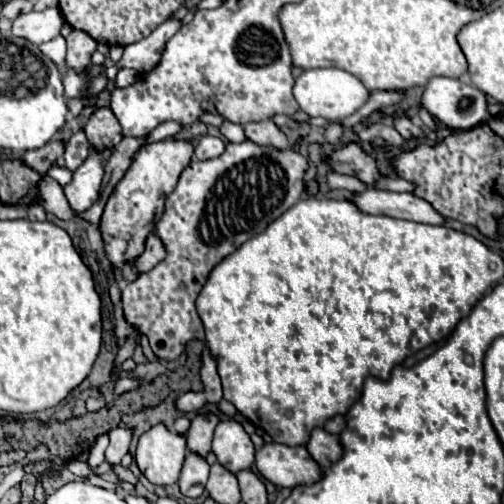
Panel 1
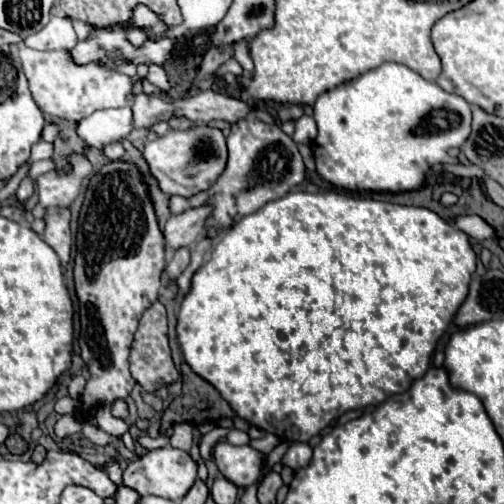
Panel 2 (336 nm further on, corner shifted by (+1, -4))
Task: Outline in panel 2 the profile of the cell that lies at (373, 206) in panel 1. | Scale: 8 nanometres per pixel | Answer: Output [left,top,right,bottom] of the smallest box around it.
[454,216,492,240]

